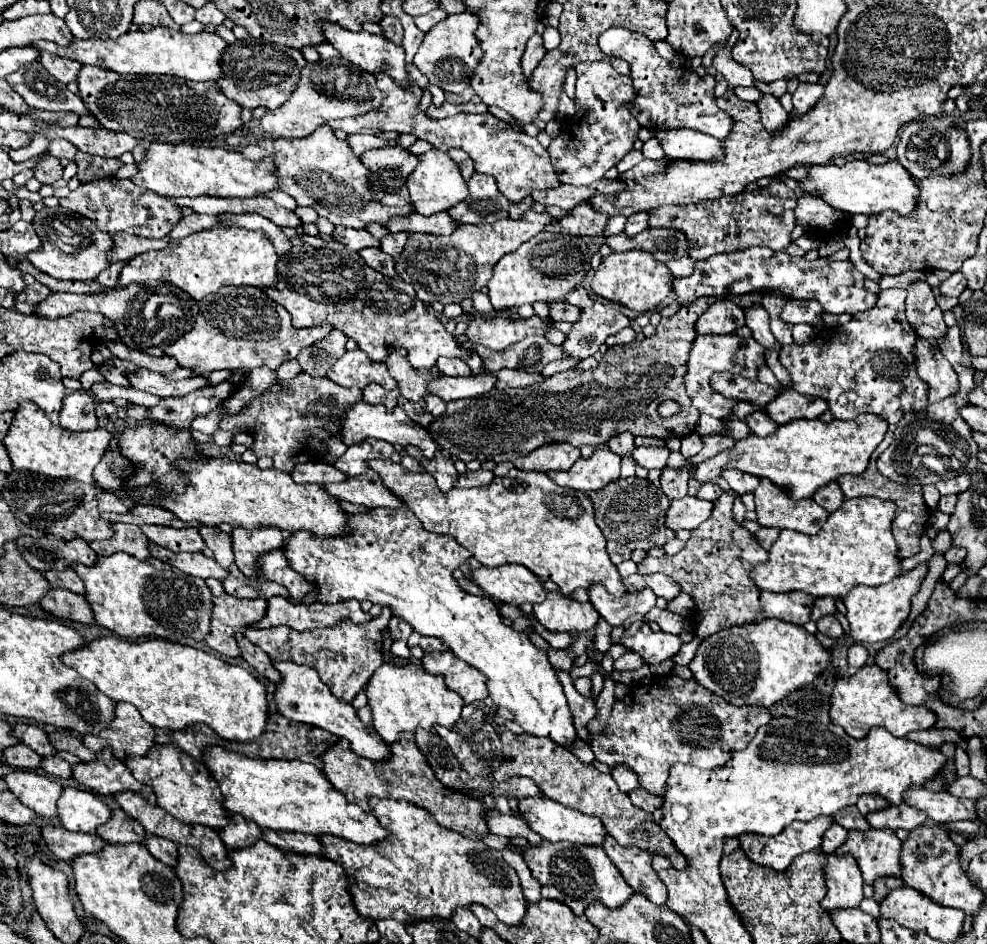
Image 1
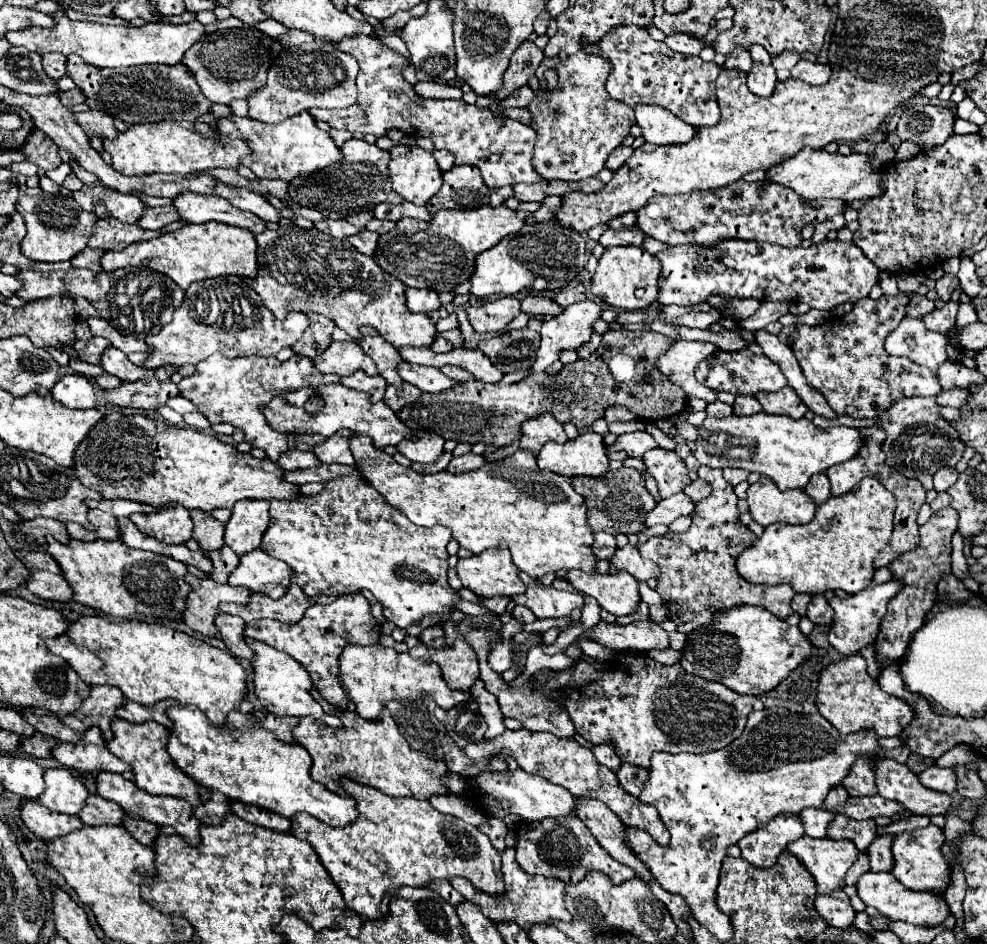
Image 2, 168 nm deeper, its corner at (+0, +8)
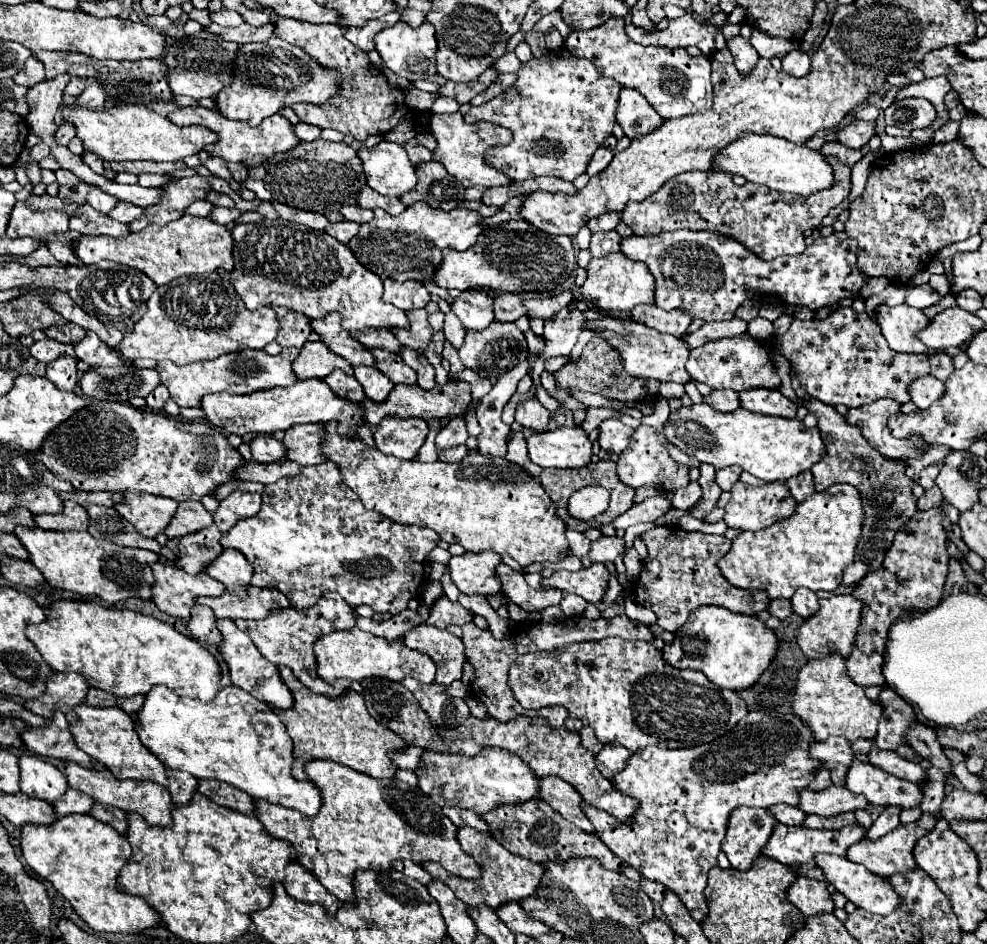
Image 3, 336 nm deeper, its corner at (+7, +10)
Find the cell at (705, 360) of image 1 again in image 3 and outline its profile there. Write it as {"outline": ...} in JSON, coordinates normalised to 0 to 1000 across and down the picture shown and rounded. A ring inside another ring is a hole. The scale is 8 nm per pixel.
{"outline":[[[613,336],[609,340],[595,340],[595,346],[603,353],[611,355],[621,368],[627,370],[629,382],[635,395],[641,399],[660,399],[666,404],[682,404],[682,406],[698,406],[700,397],[694,393],[694,385],[698,380],[698,365],[686,357],[678,357],[672,353],[666,353],[664,349],[658,349],[643,340],[629,340],[621,336]]]}

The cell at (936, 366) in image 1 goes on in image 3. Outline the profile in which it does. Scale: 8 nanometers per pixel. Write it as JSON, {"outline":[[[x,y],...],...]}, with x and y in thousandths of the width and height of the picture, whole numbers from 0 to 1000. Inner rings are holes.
{"outline":[[[893,323],[889,325],[889,336],[891,336],[891,346],[905,372],[913,374],[933,374],[943,378],[947,372],[937,368],[933,359],[929,359],[929,353],[941,344],[941,338],[937,336],[935,329],[925,327],[921,323],[911,323],[911,325],[899,325]]]}

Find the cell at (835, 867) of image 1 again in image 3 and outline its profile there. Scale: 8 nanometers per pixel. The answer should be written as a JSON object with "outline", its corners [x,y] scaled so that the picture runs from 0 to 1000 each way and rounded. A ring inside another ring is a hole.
{"outline":[[[787,874],[787,882],[783,882],[779,895],[775,895],[775,899],[771,899],[773,906],[779,906],[783,910],[787,910],[789,914],[795,916],[805,916],[805,914],[818,914],[822,918],[826,918],[826,906],[830,904],[842,904],[842,906],[850,906],[856,908],[858,899],[868,893],[872,887],[876,887],[876,876],[872,874],[864,874],[864,876],[856,876],[856,878],[848,878],[848,880],[826,880],[826,878],[818,878],[818,876],[797,876],[797,874]]]}

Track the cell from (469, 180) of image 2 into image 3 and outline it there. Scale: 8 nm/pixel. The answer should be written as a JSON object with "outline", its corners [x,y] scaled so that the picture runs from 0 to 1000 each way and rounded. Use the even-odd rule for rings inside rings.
{"outline":[[[443,171],[427,173],[422,177],[422,185],[425,185],[422,200],[418,200],[418,204],[412,204],[410,209],[406,209],[406,213],[410,217],[418,217],[420,213],[431,213],[439,219],[459,221],[471,213],[471,209],[469,209],[471,198],[467,198],[463,194],[463,190],[459,185],[455,185],[447,173],[443,173]]]}

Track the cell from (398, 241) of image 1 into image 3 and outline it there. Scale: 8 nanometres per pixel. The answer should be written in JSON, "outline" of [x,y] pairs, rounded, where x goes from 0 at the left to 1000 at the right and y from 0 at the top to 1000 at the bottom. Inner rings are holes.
{"outline":[[[360,217],[360,219],[348,219],[345,221],[345,228],[350,228],[350,232],[354,232],[354,234],[362,234],[362,236],[372,236],[374,232],[378,232],[378,224],[372,224],[372,221],[368,221],[368,219],[364,219],[364,217]]]}

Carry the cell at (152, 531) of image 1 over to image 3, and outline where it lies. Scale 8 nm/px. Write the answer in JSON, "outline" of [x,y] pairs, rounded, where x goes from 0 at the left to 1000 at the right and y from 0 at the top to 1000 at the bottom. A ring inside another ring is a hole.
{"outline":[[[127,522],[127,531],[117,539],[143,565],[145,569],[157,571],[171,558],[179,531],[171,526],[155,526],[153,522]]]}

